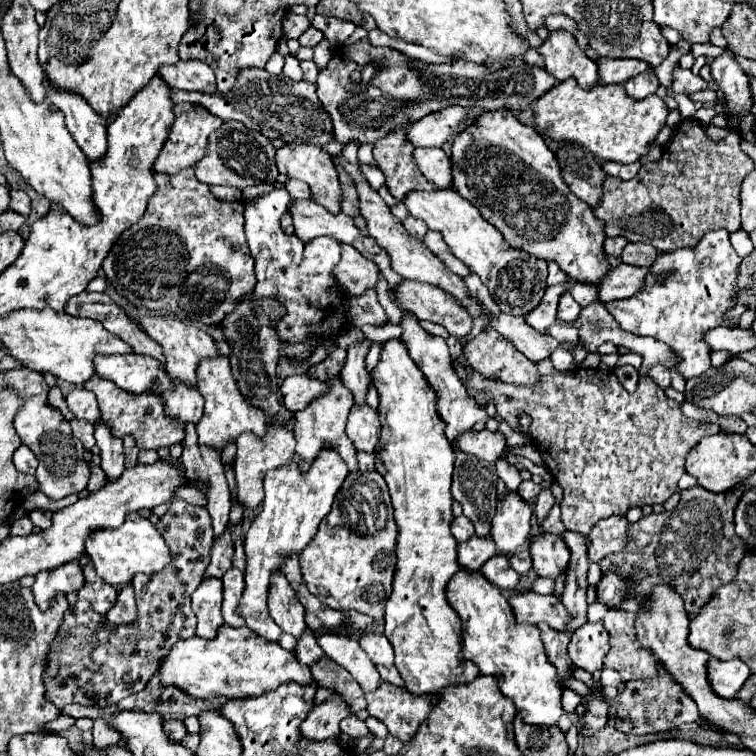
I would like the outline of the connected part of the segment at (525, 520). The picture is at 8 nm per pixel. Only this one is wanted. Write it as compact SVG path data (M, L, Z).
M506 492L496 504L496 516L492 520L492 540L496 548L512 554L530 536L532 510L526 500L516 492Z

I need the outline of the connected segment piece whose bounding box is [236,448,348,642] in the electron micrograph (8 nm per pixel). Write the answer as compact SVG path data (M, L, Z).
M332 448L320 450L316 460L310 464L306 474L300 472L300 458L298 454L292 456L292 462L288 466L270 470L264 476L264 508L258 514L258 518L252 522L250 530L244 538L244 552L248 558L246 566L246 578L244 578L244 594L236 608L236 614L244 618L246 628L250 628L254 634L268 638L276 642L282 634L278 624L270 618L268 606L266 606L266 586L270 584L272 570L280 570L282 562L290 554L300 554L310 538L316 534L320 520L330 512L330 506L334 502L334 496L338 488L342 486L344 478L348 476L348 466L340 458L340 454Z

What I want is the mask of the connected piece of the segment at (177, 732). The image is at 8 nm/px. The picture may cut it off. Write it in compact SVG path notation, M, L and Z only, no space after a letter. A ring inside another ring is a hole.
M164 720L164 730L166 730L166 734L170 734L170 738L174 738L178 742L186 736L186 728L184 728L182 720Z

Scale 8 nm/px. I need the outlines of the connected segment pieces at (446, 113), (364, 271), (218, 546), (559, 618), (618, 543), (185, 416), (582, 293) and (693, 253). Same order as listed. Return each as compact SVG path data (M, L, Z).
M448 106L434 114L416 120L406 130L406 140L416 148L442 146L450 136L466 128L466 110L460 106Z
M342 244L342 258L334 266L332 276L336 278L342 292L356 296L362 294L366 288L374 288L378 280L378 266L358 254L354 246Z
M230 526L222 536L214 540L212 546L212 562L206 570L206 578L222 578L222 574L232 566L232 556L234 556L234 542L232 542L232 532Z
M516 592L508 598L508 604L514 612L514 620L538 624L546 622L556 630L566 630L566 622L570 614L566 612L564 604L556 596L542 596L534 592Z
M610 516L590 530L590 562L600 562L606 554L614 554L626 546L626 516Z
M172 380L172 382L174 382L174 390L166 390L162 394L166 414L176 416L184 424L186 422L196 424L202 418L202 410L204 410L202 394L198 392L196 386L188 386L180 380Z
M574 282L570 288L570 294L574 296L574 300L580 306L588 306L588 304L598 300L598 288L594 284L588 284L588 282Z
M726 230L708 232L692 248L658 254L638 294L626 300L606 302L606 310L618 320L622 330L638 336L652 336L670 346L680 358L676 372L684 380L690 380L710 368L712 348L704 342L704 334L718 326L738 326L738 318L728 318L726 312L738 302L736 278L740 262L742 258L734 252Z

